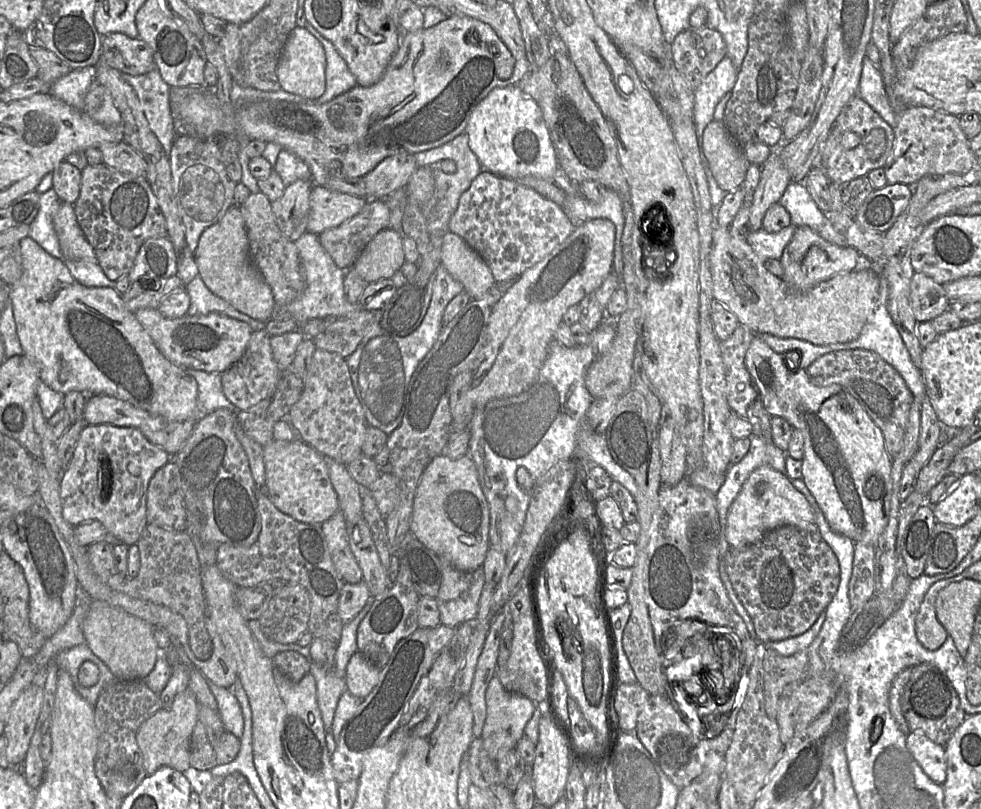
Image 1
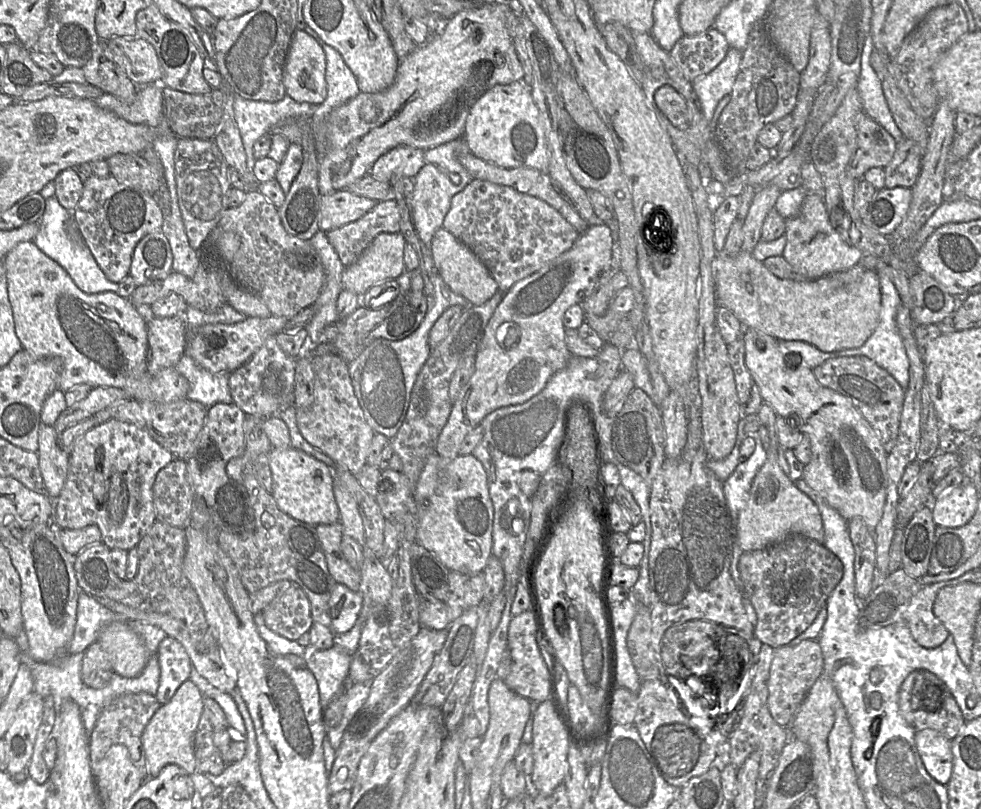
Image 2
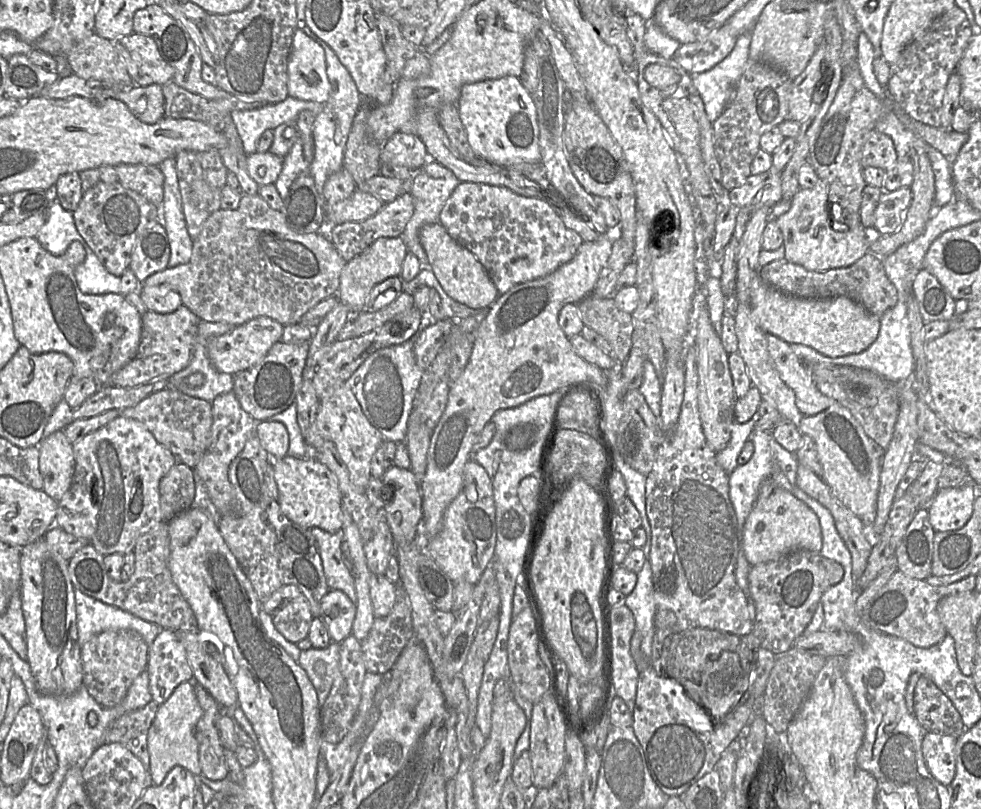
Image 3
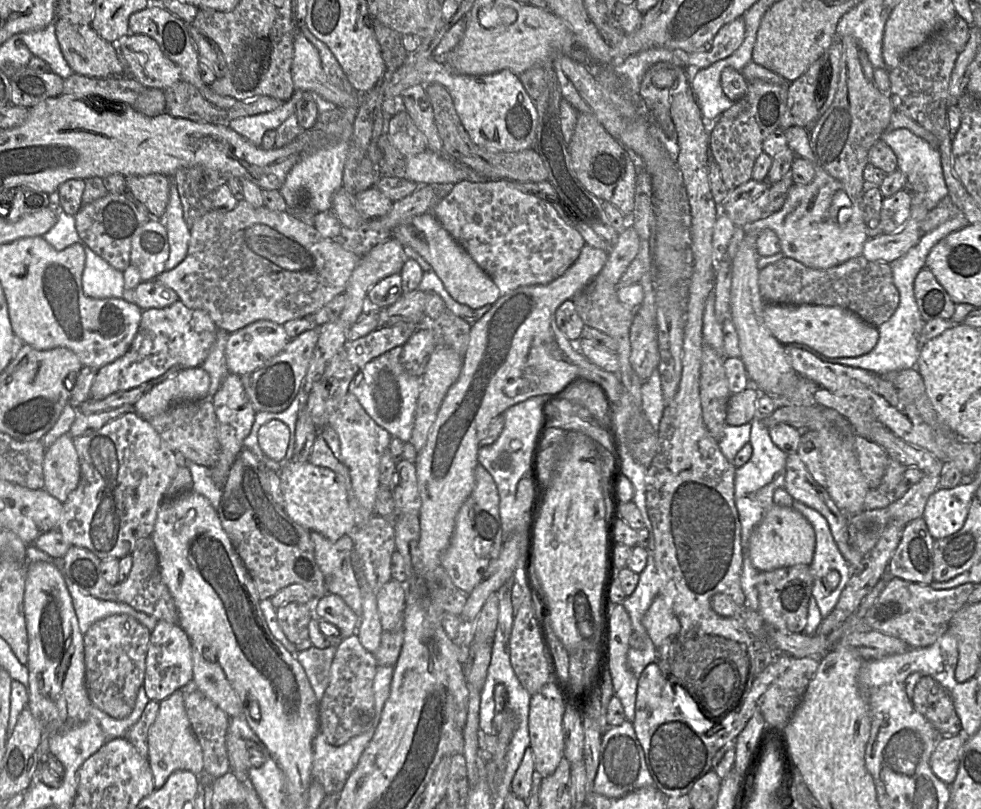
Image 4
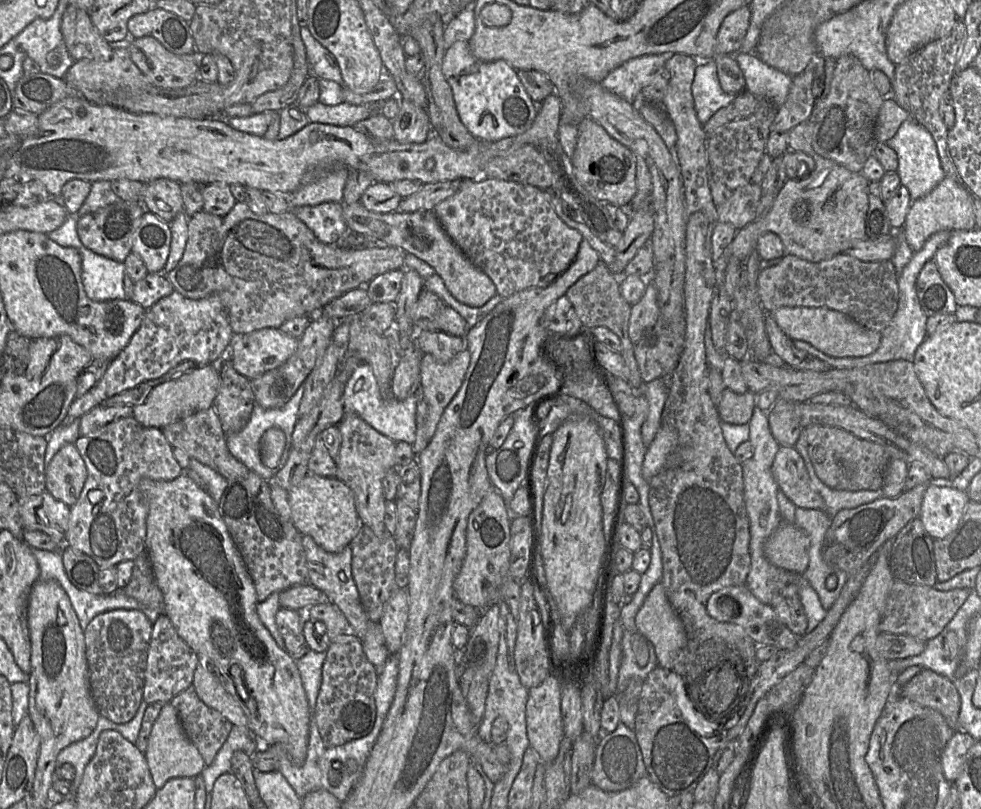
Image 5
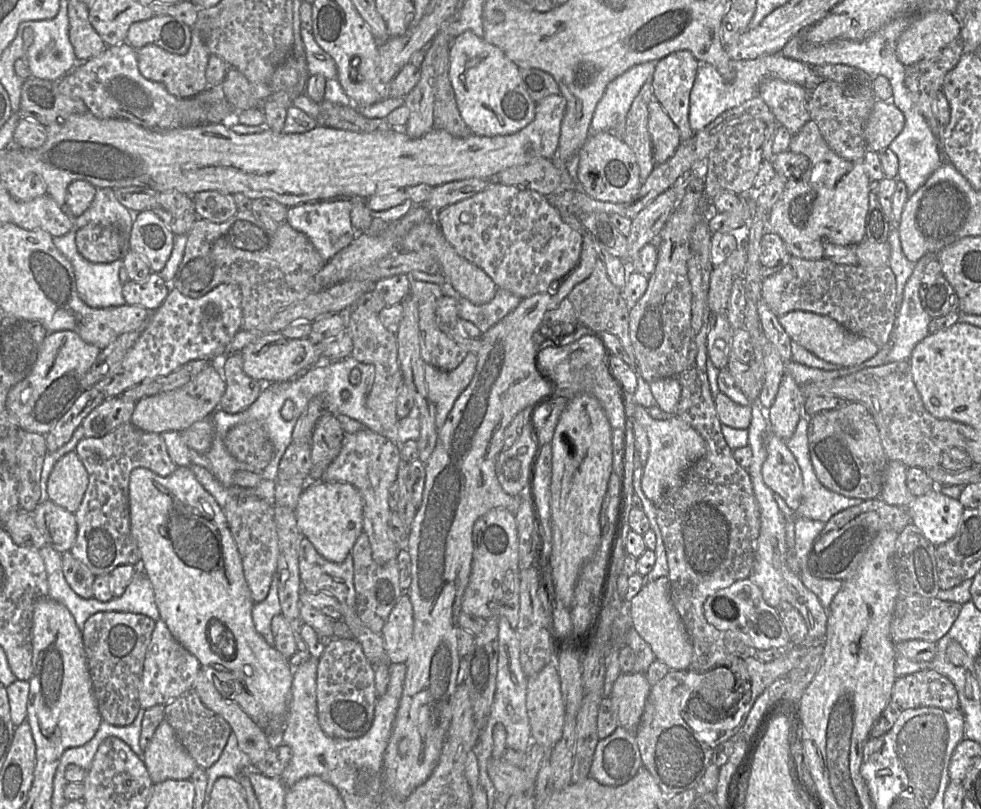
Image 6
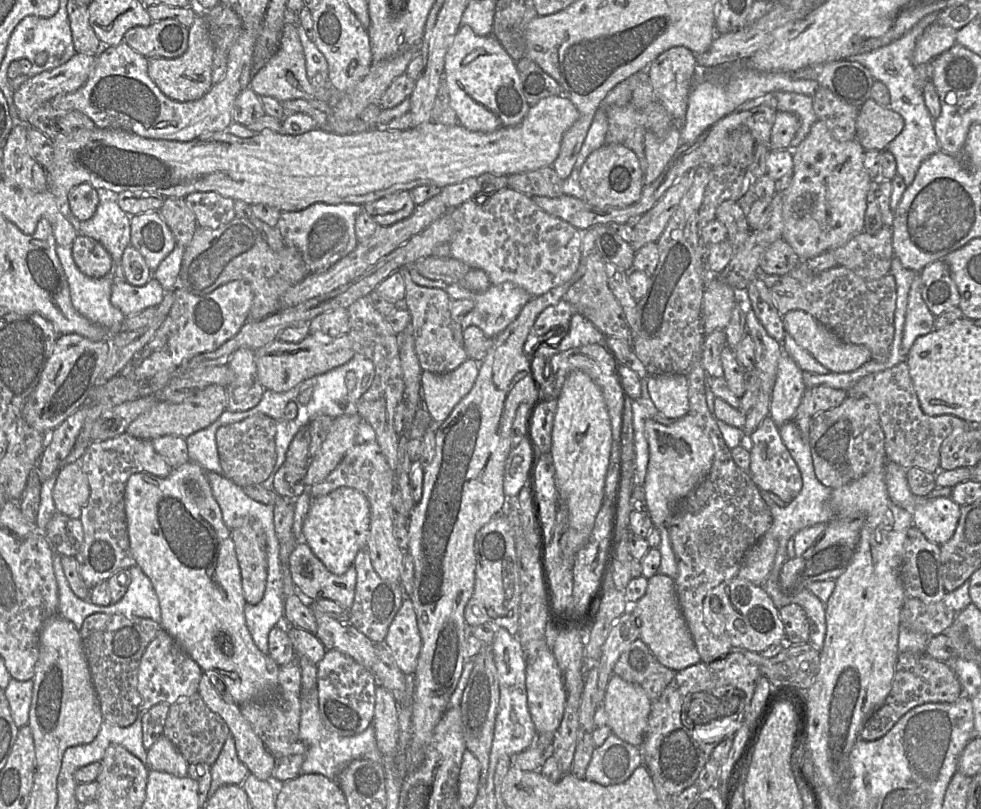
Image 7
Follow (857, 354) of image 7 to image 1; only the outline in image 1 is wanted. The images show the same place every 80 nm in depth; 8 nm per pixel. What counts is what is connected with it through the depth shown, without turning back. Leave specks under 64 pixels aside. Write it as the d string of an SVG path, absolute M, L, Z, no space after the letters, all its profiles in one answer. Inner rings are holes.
M714 224L710 270L714 299L730 309L739 323L748 326L755 334L772 334L781 338L798 338L816 345L846 343L858 338L867 321L873 316L879 299L879 273L870 268L837 274L806 291L790 288L782 278L775 276L764 266L749 245L746 237L735 237L729 227Z

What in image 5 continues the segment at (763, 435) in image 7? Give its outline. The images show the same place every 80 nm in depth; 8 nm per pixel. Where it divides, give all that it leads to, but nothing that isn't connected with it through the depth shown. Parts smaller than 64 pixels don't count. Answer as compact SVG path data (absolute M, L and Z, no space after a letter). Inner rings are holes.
M780 446L771 471L779 491L796 507L825 511L824 500L811 488L803 459L794 447Z

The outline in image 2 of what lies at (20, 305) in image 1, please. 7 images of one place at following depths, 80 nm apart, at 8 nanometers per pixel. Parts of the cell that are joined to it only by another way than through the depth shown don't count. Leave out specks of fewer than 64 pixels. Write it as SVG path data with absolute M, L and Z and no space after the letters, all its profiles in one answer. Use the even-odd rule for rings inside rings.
M21 241L11 251L9 251L3 258L5 266L6 282L8 289L8 297L12 307L15 333L20 340L23 349L38 358L58 358L61 361L61 372L59 376L58 389L63 392L80 384L89 385L92 389L96 387L115 387L125 391L129 398L137 401L155 401L155 402L173 402L179 399L187 398L189 390L189 383L187 379L182 376L175 367L162 369L157 374L150 374L147 370L147 323L135 310L134 305L127 298L120 296L118 293L106 291L101 293L87 294L81 291L73 282L67 271L56 261L43 253L33 241Z

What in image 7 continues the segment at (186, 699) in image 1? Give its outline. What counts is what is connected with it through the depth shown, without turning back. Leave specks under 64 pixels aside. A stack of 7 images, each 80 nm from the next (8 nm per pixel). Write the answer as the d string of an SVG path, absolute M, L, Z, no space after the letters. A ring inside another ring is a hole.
M165 735L148 749L146 765L149 770L166 772L177 777L188 775L189 763Z

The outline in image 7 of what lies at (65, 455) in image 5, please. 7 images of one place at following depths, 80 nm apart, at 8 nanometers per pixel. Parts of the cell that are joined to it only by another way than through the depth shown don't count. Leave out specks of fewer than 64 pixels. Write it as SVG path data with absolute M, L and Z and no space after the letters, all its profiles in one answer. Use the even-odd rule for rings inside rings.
M79 462L64 465L59 469L52 494L58 513L80 519L90 495L90 488Z

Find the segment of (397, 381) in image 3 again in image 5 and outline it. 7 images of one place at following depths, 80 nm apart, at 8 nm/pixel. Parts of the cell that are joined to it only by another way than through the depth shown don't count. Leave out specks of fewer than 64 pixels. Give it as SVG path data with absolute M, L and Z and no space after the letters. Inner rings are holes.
M360 363L347 380L343 394L344 412L354 412L379 433L387 436L395 443L413 444L416 440L416 408L417 394L411 394L404 400L397 400L391 394L380 391L372 367Z

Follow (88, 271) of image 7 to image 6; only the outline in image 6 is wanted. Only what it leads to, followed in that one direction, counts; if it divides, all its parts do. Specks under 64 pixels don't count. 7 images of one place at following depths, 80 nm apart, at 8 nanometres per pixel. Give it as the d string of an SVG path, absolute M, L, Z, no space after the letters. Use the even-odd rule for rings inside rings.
M89 224L76 231L75 243L92 263L111 263L123 256L124 236L116 225Z

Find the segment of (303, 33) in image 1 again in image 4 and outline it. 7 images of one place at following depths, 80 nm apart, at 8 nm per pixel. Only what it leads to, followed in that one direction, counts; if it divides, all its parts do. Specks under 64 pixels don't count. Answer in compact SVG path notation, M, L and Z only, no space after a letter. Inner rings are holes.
M301 32L297 33L294 38L294 54L291 66L291 73L295 92L309 91L335 104L337 108L351 106L357 107L358 109L361 93L348 93L332 85L327 80L321 65L318 50L305 38L305 36Z

